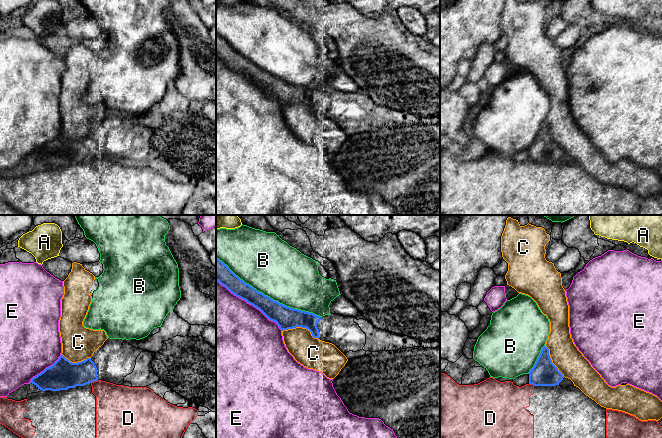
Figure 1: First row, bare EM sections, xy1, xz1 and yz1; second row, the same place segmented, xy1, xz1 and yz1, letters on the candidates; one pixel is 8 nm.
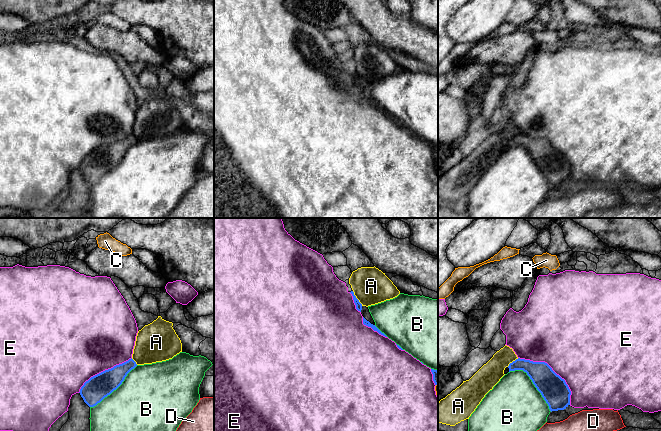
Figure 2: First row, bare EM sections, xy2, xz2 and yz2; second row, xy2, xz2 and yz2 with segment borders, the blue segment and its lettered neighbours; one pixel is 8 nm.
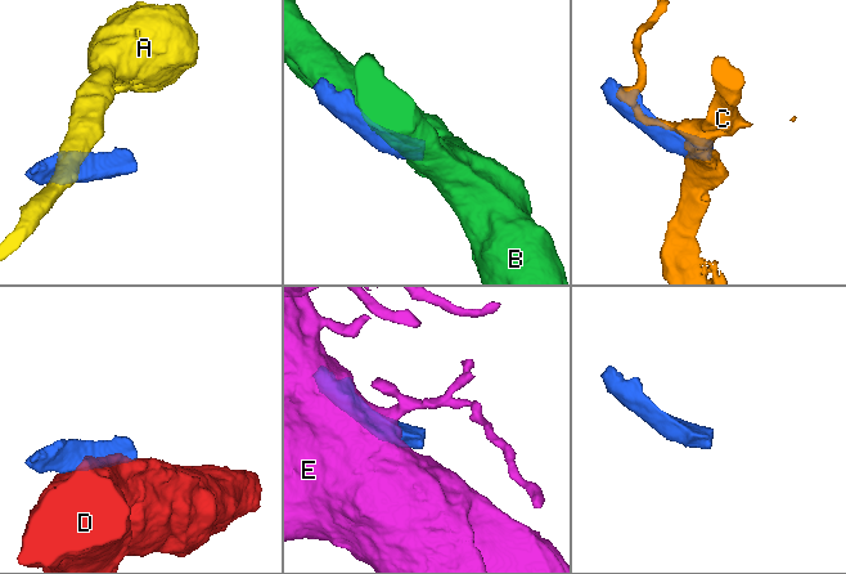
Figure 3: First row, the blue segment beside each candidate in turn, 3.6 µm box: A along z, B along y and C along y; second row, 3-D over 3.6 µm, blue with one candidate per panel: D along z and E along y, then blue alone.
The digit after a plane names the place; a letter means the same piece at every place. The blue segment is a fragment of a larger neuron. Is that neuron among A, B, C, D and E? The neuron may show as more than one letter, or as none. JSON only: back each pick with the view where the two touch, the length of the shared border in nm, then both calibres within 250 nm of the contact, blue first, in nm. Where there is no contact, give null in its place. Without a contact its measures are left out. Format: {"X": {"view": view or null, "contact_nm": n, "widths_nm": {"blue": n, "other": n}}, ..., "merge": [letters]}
{"merge": []}

